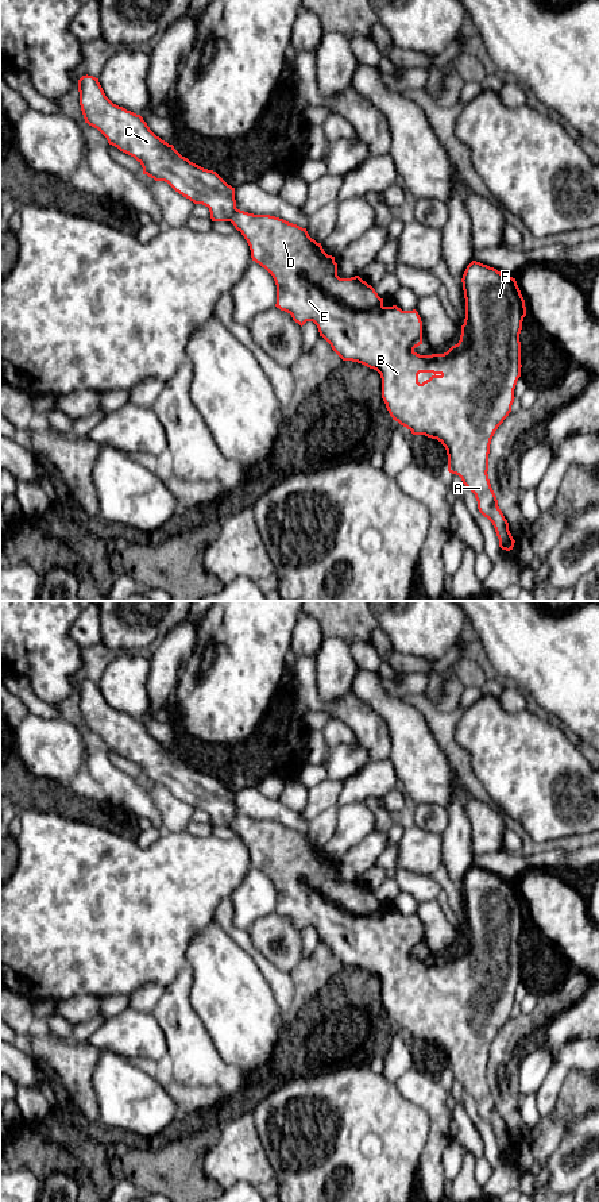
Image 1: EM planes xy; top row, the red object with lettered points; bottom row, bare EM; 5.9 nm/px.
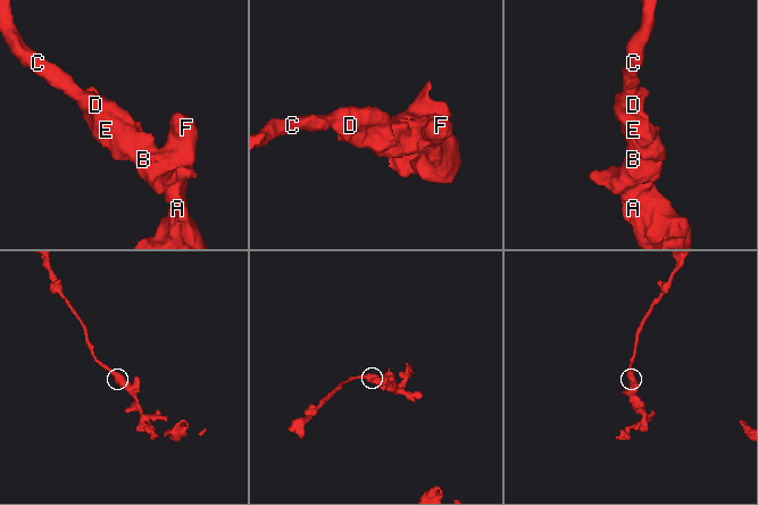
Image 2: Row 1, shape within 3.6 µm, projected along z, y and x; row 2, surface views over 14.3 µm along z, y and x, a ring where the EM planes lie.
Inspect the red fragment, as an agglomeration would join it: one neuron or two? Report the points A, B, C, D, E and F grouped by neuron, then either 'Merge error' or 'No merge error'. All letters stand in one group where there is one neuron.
Groups: A B C D E F. No merge error

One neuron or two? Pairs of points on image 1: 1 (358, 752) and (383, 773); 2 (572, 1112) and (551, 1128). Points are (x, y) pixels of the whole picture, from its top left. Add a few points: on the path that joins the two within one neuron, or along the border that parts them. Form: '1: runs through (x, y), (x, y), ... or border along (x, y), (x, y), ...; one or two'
1: border along (370, 761), (344, 781); two
2: runs through (567, 1112), (556, 1122); one

